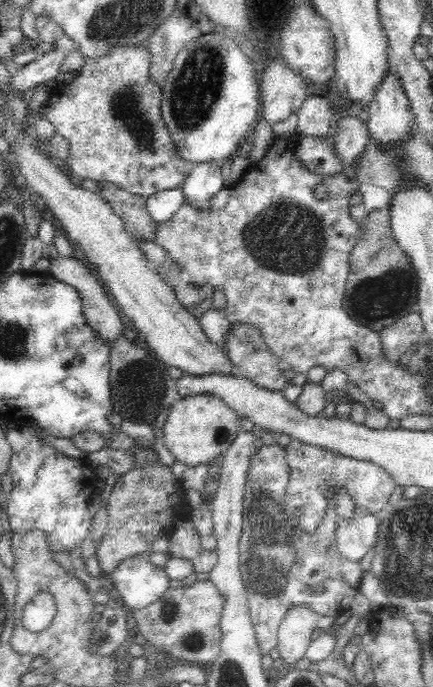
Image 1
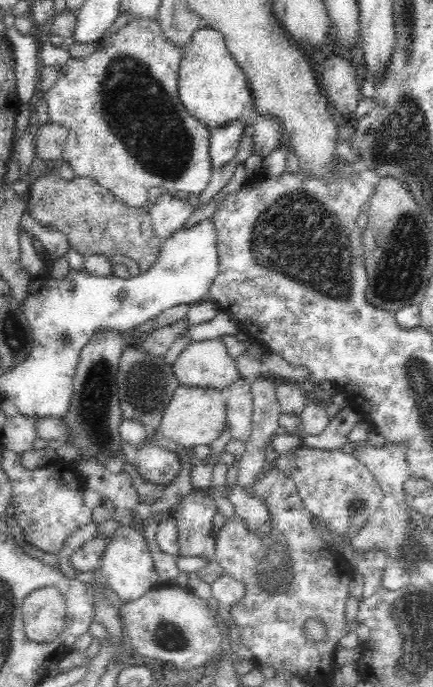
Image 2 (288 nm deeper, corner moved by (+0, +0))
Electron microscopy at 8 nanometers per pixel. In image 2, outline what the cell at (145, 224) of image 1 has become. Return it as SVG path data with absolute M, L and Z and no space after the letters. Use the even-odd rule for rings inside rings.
M50 168L48 172L40 174L40 178L36 182L32 182L30 186L30 194L28 194L28 214L40 224L46 226L50 230L60 230L68 242L70 248L74 248L76 252L80 252L84 258L88 256L128 256L132 260L136 260L140 264L140 272L144 274L150 266L154 266L162 244L154 234L154 224L152 224L152 216L148 212L148 208L130 208L124 202L120 202L118 198L114 198L108 190L100 188L100 184L92 178L74 178L74 180L62 180L56 168Z

